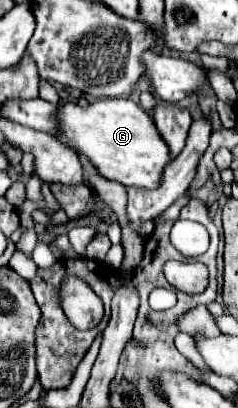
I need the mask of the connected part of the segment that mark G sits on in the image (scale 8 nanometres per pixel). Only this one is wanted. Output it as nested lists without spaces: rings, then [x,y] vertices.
[[[101,99],[91,103],[89,107],[79,107],[79,105],[65,105],[57,113],[59,117],[59,135],[63,143],[73,147],[83,159],[89,159],[97,171],[113,181],[123,183],[125,187],[143,187],[143,189],[153,189],[161,185],[163,179],[163,169],[171,163],[171,151],[169,145],[161,139],[153,117],[149,117],[135,101],[131,99]]]

